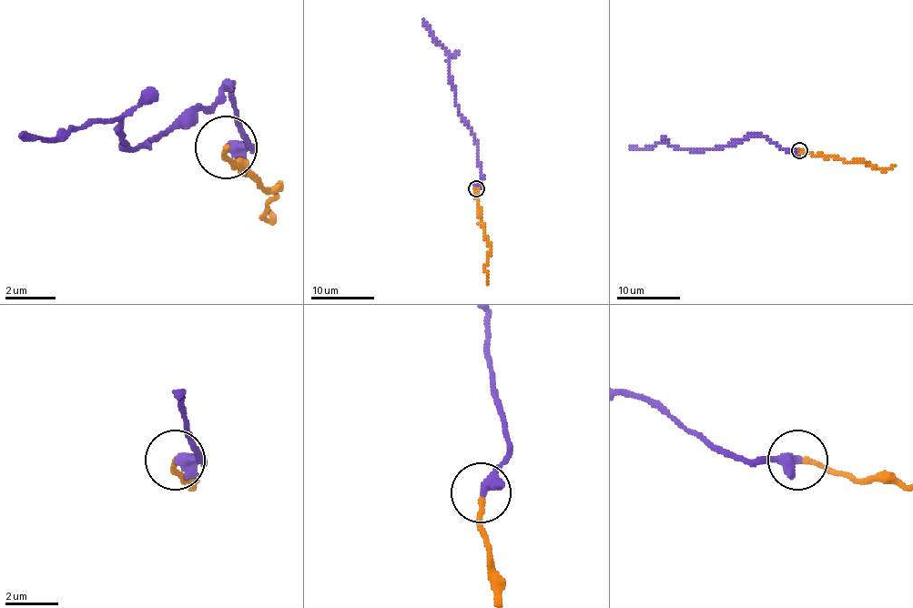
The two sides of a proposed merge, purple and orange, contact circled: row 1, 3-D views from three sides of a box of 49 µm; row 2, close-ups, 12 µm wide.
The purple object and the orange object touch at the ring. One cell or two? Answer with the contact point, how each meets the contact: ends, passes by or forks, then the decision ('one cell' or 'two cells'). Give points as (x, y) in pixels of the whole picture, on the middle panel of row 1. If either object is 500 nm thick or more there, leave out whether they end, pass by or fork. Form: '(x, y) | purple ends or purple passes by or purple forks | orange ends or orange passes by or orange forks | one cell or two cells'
(476, 188) | one cell

